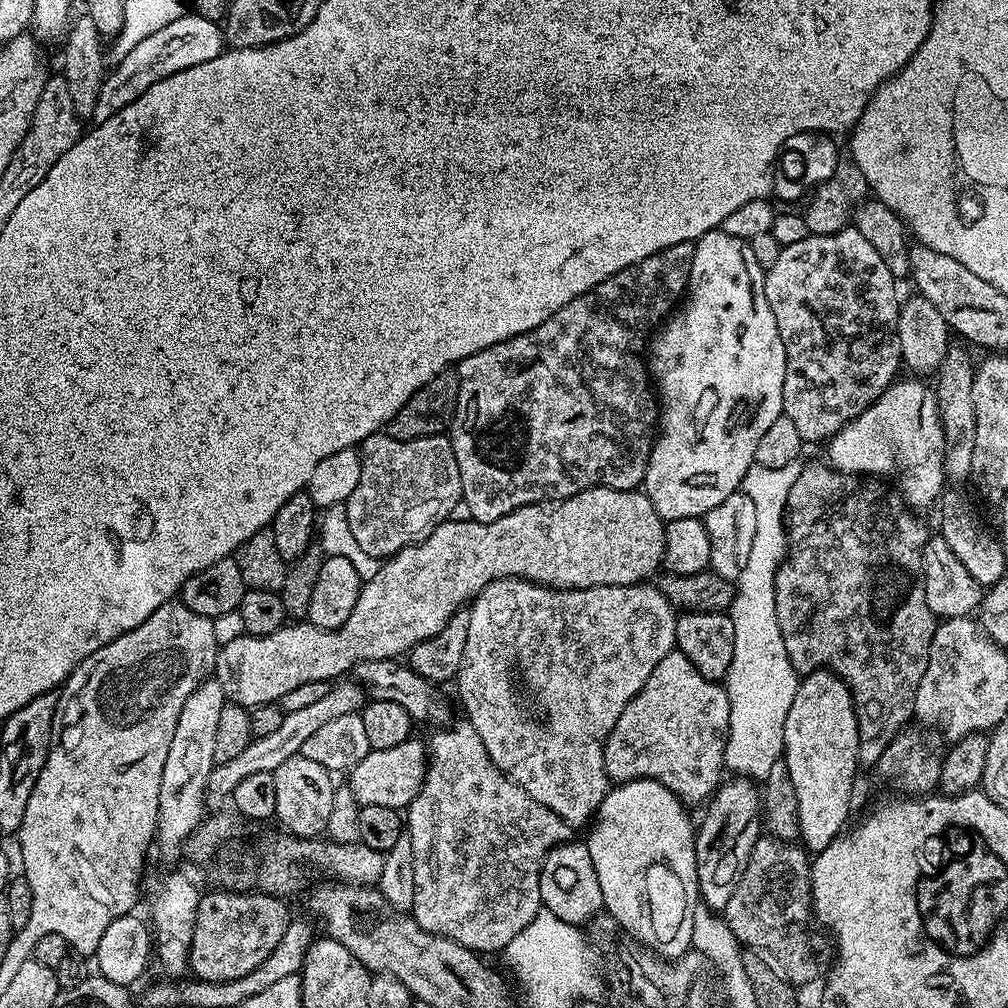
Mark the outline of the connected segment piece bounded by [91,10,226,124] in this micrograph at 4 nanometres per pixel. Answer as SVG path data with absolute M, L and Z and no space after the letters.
M194 10L185 11L183 16L174 18L174 22L170 22L170 26L162 26L162 30L154 30L154 34L150 34L150 38L142 38L142 42L138 42L138 46L134 46L134 50L130 50L130 54L126 54L126 58L115 61L116 69L113 72L111 69L105 75L91 119L96 124L101 124L106 122L106 118L114 118L114 114L118 114L118 110L130 106L130 102L134 102L139 96L146 94L146 90L150 86L154 86L154 82L162 82L162 78L170 78L170 74L178 74L178 70L190 70L190 66L202 66L202 62L210 62L210 58L218 58L218 54L225 51L225 48L224 30L217 21L202 18Z

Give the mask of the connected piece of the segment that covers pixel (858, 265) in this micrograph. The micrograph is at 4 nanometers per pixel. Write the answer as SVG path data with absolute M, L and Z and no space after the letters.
M847 226L840 232L826 234L825 236L809 234L800 242L781 247L778 258L765 271L766 302L770 302L770 310L774 310L774 322L778 322L778 334L782 334L786 346L786 382L782 382L783 415L788 416L790 422L794 422L794 427L797 428L798 434L804 441L821 440L821 442L827 442L831 440L851 420L858 418L858 414L862 414L871 406L897 379L898 373L896 371L902 368L900 339L898 338L898 318L900 317L902 300L901 297L896 297L896 286L898 286L898 280L886 268L881 255L873 246L870 246L870 242L854 226Z

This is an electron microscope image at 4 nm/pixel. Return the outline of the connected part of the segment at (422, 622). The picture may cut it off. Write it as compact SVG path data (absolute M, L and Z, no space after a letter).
M587 488L578 494L567 496L564 500L553 504L548 502L527 504L510 514L506 514L502 518L498 518L494 522L483 524L471 518L463 518L464 520L456 519L449 518L443 520L429 536L422 538L422 542L406 546L401 552L395 552L392 556L387 557L381 563L378 574L374 574L374 578L363 581L358 602L354 606L354 610L350 612L350 618L346 620L341 628L315 628L313 624L307 622L288 622L285 623L284 627L274 630L274 634L266 634L265 636L250 636L245 634L235 638L232 642L219 645L216 653L214 679L222 686L225 697L231 703L241 704L243 708L251 710L257 708L259 704L275 704L283 701L284 696L290 694L290 690L295 690L298 686L306 686L306 682L318 682L319 680L335 681L345 674L351 673L356 665L360 663L368 663L371 660L395 661L397 659L396 656L403 657L418 642L426 642L426 638L434 638L434 634L438 634L438 630L442 630L442 626L446 626L446 622L450 622L453 614L461 611L465 605L475 600L476 595L490 582L494 582L495 580L523 578L535 584L543 584L545 588L626 586L627 584L638 584L655 577L661 571L664 562L664 547L666 546L664 526L666 521L658 514L658 510L654 510L654 502L650 502L650 498L643 490L623 492L622 490L614 490L613 488Z

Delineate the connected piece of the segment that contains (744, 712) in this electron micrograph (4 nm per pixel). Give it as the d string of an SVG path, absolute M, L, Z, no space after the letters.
M800 460L790 462L790 466L753 464L752 469L745 474L742 485L742 491L748 495L750 502L754 502L754 510L758 513L758 518L754 546L750 546L746 566L742 566L742 574L734 582L736 593L730 609L734 622L734 658L730 662L730 670L726 677L726 687L730 698L730 726L724 751L724 766L729 773L737 774L753 782L765 780L770 774L770 766L774 766L774 762L778 762L783 757L786 714L790 714L790 702L794 702L794 694L798 687L798 674L786 654L786 646L782 642L782 630L778 630L776 572L786 559L788 550L786 509L790 498L790 486L798 482L801 467Z

